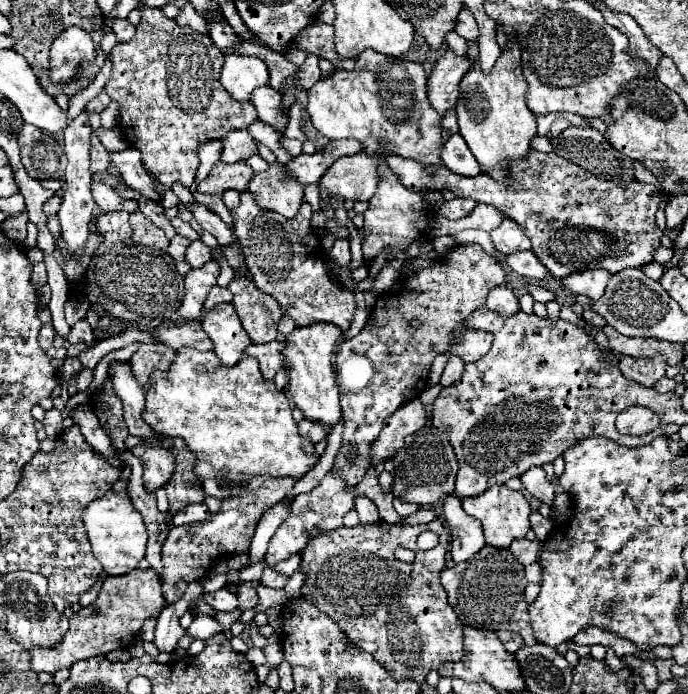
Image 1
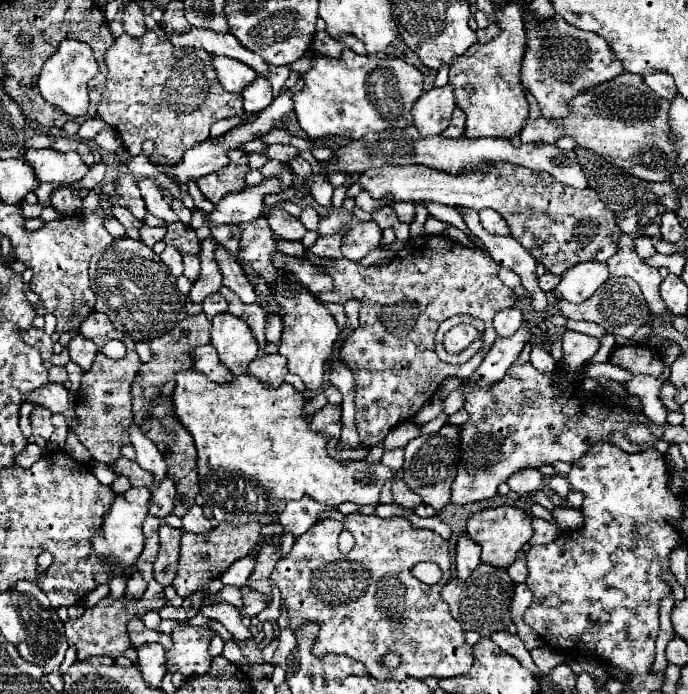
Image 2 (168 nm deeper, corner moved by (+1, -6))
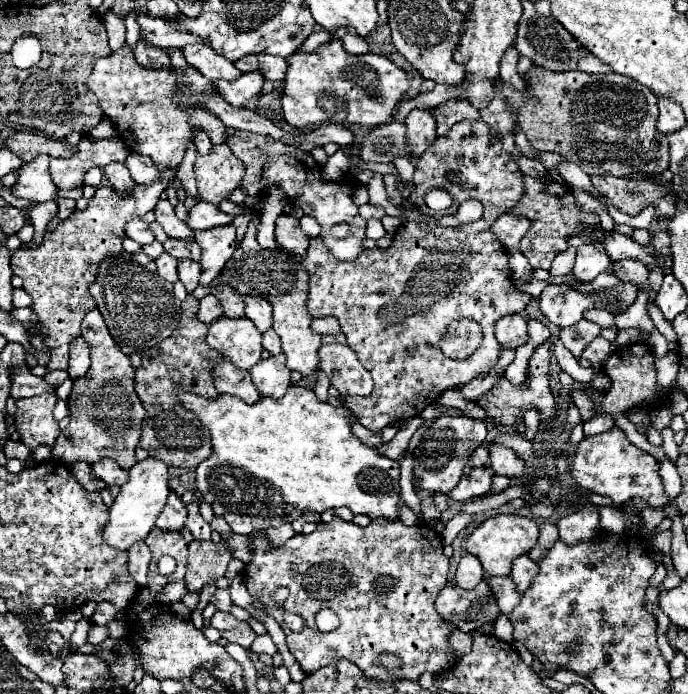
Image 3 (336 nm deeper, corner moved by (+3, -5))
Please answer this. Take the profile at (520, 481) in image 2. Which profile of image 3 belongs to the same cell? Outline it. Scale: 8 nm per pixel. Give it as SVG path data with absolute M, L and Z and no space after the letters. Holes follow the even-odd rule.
M492 443L490 445L490 461L492 461L492 467L498 475L506 475L510 479L526 477L528 465L508 447Z

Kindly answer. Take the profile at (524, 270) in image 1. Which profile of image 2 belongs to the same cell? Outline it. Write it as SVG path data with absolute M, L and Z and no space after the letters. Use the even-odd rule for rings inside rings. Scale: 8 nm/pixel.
M580 262L580 266L572 266L570 270L566 270L562 282L554 288L554 294L562 296L568 302L576 302L578 304L578 302L584 302L586 298L590 298L606 280L608 280L606 264L600 264L600 262Z

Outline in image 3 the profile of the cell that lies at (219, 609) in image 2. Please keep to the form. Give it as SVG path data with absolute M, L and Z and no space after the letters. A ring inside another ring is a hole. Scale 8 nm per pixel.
M216 611L212 617L212 627L216 627L226 641L234 641L244 649L250 649L252 641L256 639L256 633L252 631L252 627L246 621L238 621L232 613Z

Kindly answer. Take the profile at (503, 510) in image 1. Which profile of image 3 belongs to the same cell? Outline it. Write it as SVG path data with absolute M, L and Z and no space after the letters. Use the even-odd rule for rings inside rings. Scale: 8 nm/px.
M494 515L482 521L466 539L466 551L478 555L484 571L488 575L510 575L512 559L520 553L528 553L528 549L536 543L538 537L538 523L530 517L522 515Z

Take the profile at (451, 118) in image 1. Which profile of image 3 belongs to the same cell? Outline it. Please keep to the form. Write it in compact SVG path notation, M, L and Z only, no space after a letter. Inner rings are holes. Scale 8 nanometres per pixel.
M446 101L438 107L434 107L434 117L438 123L438 135L444 135L450 131L452 125L460 121L476 121L480 119L480 113L468 105L468 101Z

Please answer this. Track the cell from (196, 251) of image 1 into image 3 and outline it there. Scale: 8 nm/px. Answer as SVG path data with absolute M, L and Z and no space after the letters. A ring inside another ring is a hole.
M180 259L178 261L178 277L184 283L184 287L188 289L188 293L192 293L200 279L200 265L192 259Z

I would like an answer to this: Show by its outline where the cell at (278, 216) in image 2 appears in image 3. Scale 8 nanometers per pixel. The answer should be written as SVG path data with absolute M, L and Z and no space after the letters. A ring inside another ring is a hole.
M282 213L276 219L276 241L282 249L296 255L304 255L304 251L308 249L310 237L300 231L300 223L296 217Z

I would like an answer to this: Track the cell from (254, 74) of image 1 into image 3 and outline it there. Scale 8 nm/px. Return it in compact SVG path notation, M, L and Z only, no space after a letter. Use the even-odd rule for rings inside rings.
M206 43L188 45L182 51L184 51L184 57L186 57L186 63L196 67L210 81L220 81L220 79L236 81L242 75L242 71L236 69L236 65L232 61L228 61L226 57L216 53Z

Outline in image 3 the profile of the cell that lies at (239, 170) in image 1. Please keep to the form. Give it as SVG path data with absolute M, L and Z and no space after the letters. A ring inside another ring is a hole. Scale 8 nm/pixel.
M222 143L214 145L208 155L196 159L194 173L200 199L218 205L240 187L244 179L244 163L226 143Z

